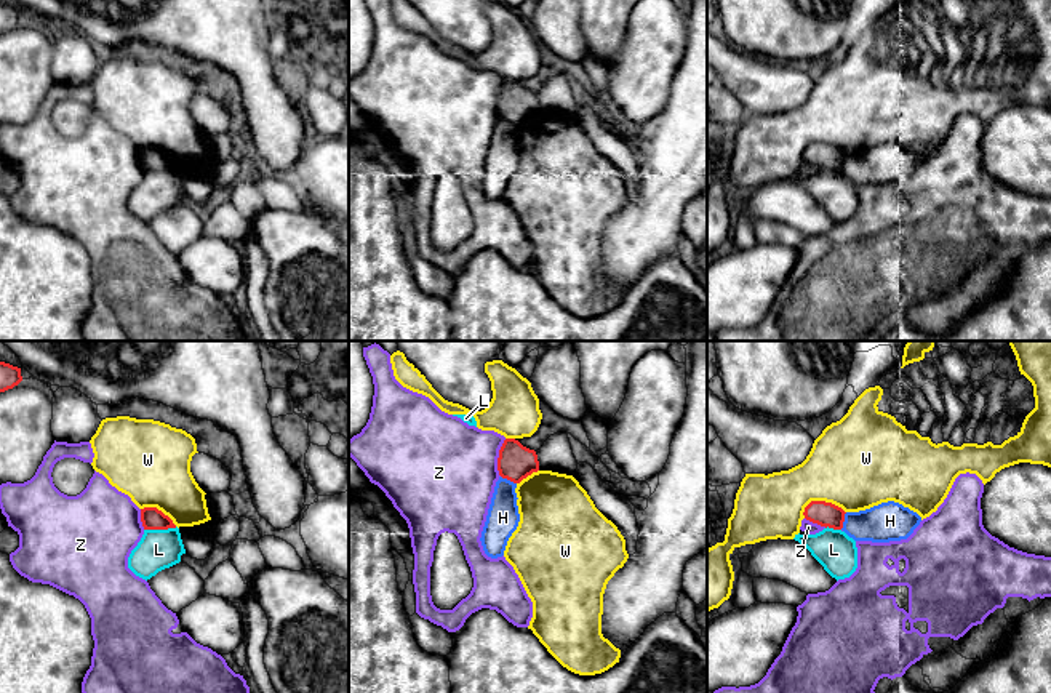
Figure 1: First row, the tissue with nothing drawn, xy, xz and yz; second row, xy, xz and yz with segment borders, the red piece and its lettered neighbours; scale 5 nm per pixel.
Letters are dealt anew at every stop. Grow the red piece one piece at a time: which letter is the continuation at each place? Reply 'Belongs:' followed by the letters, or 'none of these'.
Belongs: none of these

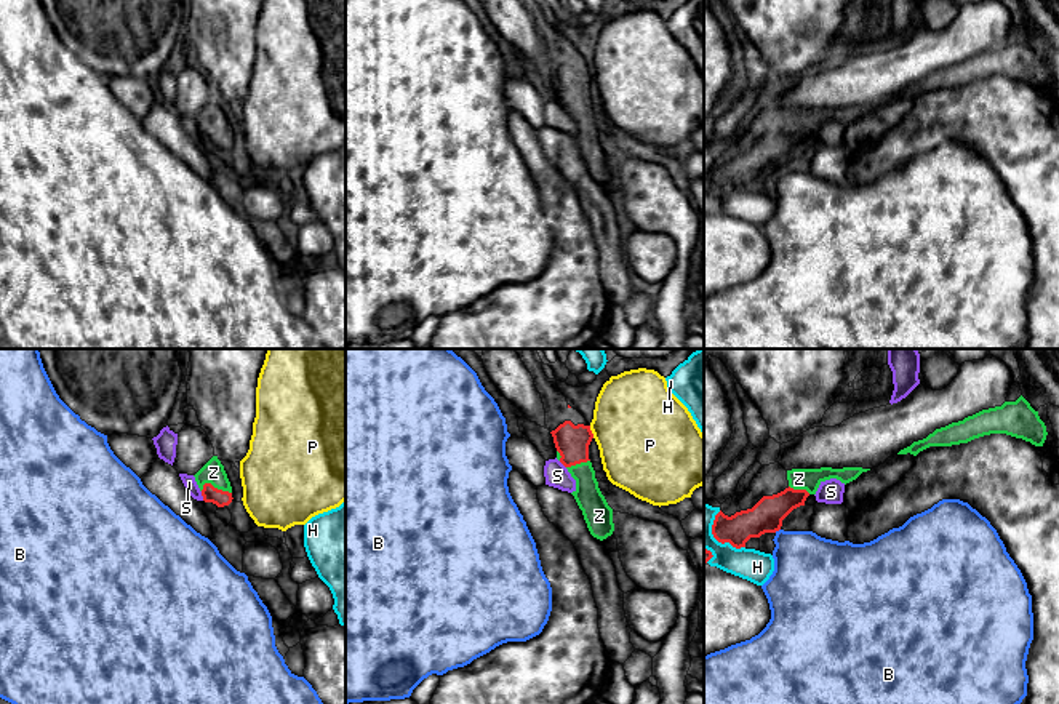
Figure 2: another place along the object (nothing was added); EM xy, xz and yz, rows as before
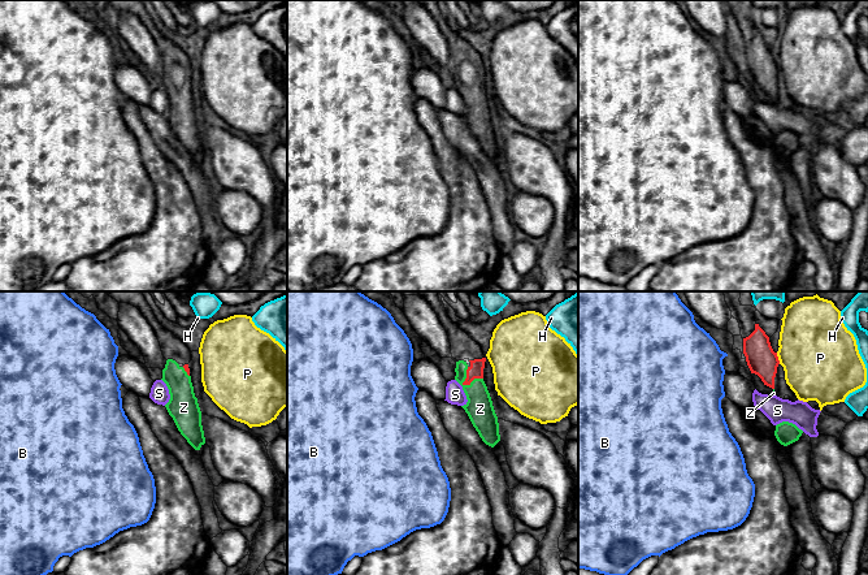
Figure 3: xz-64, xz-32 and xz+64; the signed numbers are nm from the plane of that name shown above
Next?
Belongs: Z

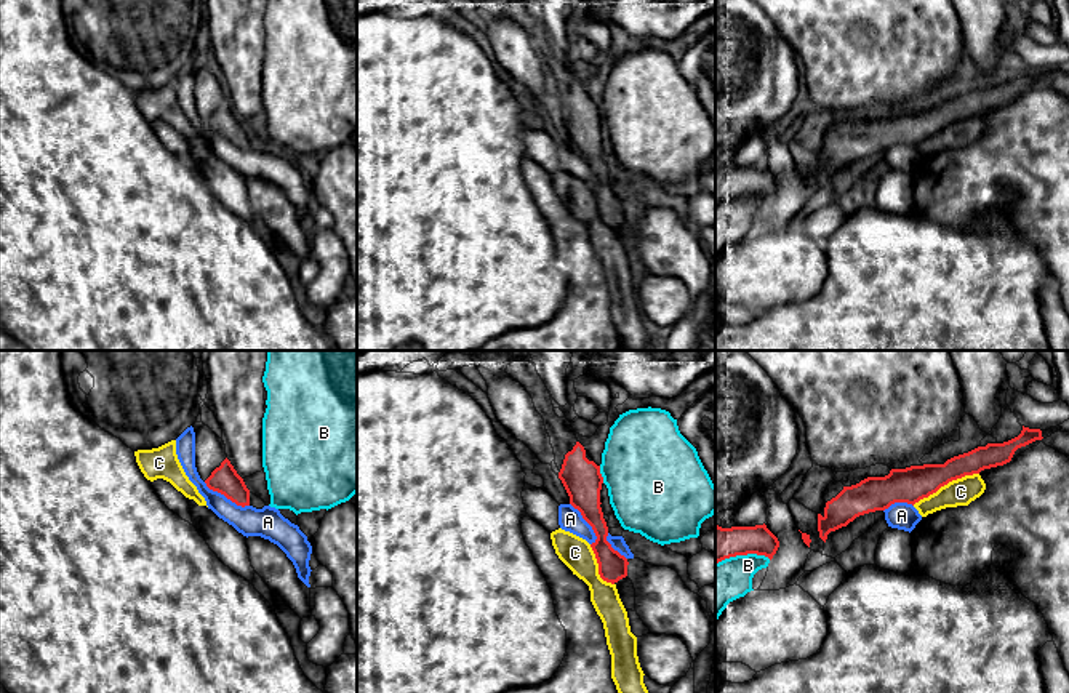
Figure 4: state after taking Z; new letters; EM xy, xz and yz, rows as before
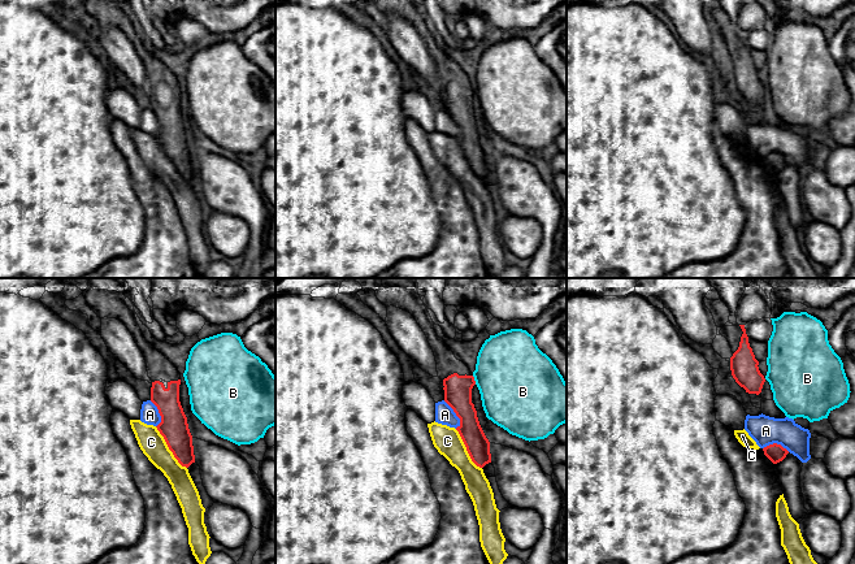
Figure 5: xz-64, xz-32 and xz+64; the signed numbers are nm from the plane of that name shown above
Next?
Belongs: none of these

